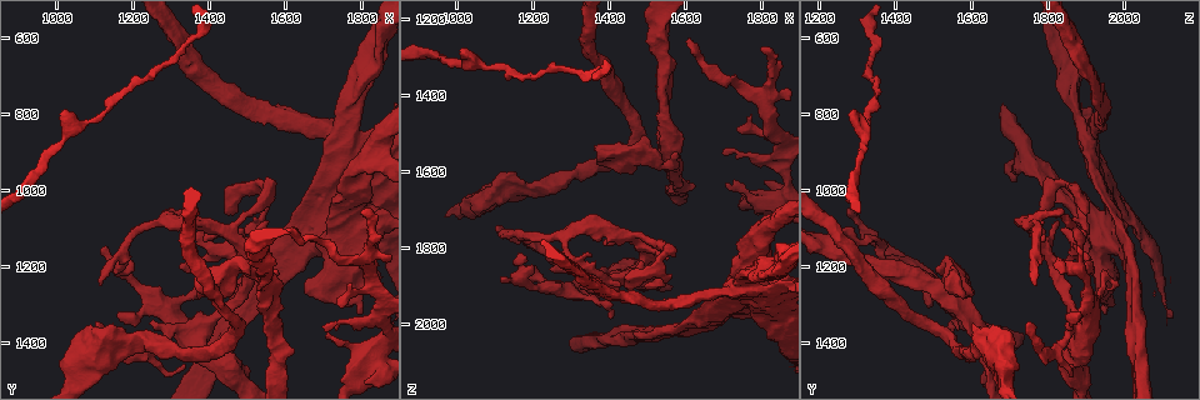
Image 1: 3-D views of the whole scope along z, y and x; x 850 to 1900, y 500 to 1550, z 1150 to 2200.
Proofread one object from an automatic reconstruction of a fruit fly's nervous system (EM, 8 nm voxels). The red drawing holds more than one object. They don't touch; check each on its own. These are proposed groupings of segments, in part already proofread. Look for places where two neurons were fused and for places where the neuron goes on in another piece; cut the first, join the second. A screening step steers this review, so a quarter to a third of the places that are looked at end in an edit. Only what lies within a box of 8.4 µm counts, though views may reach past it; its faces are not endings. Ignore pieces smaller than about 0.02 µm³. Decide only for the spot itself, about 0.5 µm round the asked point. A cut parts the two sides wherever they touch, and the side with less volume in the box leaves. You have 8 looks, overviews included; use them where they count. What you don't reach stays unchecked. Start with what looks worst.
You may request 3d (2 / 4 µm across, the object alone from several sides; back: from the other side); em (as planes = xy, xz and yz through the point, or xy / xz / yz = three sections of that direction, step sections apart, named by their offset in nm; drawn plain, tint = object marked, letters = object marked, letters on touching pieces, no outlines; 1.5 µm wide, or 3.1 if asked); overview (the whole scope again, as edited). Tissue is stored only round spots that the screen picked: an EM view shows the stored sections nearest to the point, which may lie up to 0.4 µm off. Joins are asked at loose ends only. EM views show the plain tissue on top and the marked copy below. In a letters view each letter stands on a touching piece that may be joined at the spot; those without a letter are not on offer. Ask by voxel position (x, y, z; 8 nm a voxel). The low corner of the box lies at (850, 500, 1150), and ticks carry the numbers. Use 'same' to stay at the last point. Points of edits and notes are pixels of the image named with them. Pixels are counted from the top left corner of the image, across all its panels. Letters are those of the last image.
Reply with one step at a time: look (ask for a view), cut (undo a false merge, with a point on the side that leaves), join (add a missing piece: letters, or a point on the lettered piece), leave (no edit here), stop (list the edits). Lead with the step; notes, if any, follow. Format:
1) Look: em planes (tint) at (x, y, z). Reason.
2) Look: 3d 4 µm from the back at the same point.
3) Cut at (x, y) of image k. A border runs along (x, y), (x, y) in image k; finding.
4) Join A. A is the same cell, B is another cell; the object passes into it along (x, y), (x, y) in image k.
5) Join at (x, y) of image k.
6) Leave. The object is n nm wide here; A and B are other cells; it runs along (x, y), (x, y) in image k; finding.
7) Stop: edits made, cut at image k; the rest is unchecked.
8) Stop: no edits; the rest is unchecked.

Look: 3d 2 µm at (1805, 1055, 1270). Branch stops here.

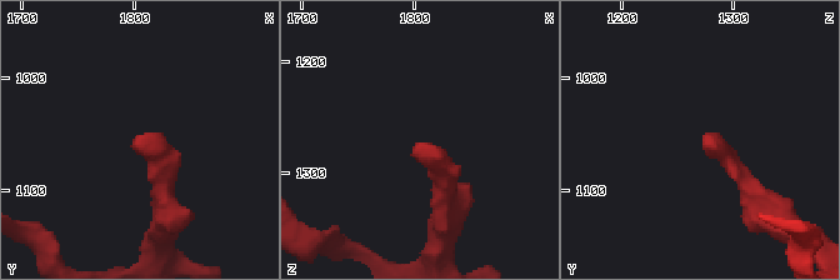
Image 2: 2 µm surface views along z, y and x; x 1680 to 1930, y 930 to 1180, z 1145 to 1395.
Look: em xy step 8 (letters) at (1806, 1050, 1272).

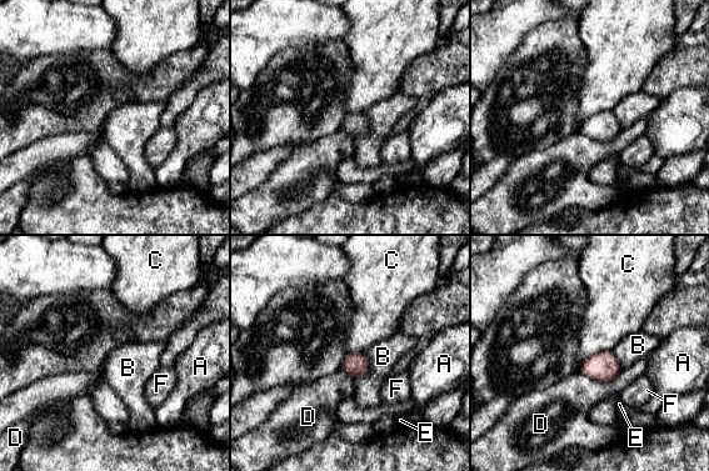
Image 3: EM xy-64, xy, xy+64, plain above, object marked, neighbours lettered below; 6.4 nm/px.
Look: em planes (letters) at the same point. Another direction.

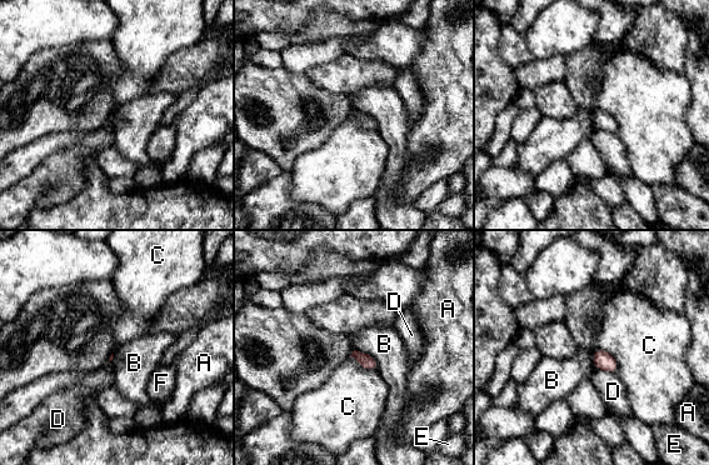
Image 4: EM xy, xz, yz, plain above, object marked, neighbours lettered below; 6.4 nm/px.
Leave. The longest contact is with B, 200 nm; A, B, C, D, E and F are other cells; a border runs along (354, 349), (369, 354), (378, 369) in image 4; no lettered piece goes on from it.

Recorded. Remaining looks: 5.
Look: em planes (letters) at (1160, 1325, 1885). Free end.

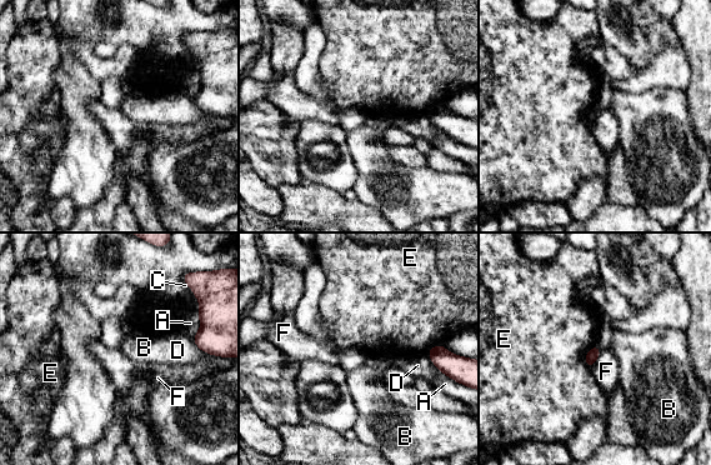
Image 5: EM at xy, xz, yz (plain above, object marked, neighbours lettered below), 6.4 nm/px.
Leave. A, B, C, D, E and F are other cells; a border runs along (602, 350), (590, 369) in image 5; no lettered piece goes on from it.

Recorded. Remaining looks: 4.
Look: 3d 2 µm at (1575, 1205, 1550). An open end.

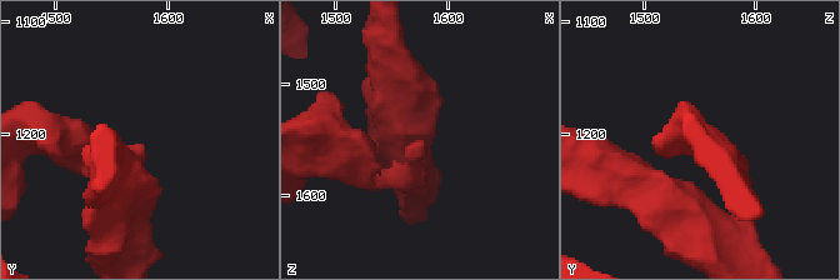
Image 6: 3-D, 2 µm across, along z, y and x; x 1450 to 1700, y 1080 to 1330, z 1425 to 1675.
Look: em xy step 4 (letters) at (1578, 1210, 1554).

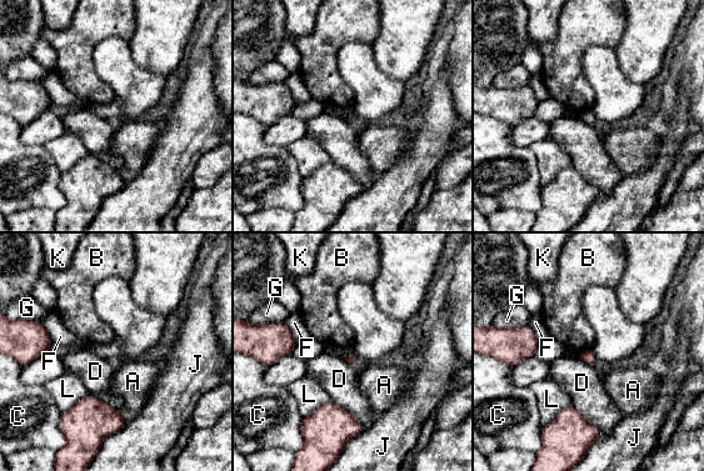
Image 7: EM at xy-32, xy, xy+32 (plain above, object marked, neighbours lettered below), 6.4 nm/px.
Leave. The longest contact is with D, 280 nm; A, B, C, D, F, G, J, K and L are other cells; a border runs along (590, 347), (575, 354) in image 7; none of them fits.

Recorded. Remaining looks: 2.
Stop: no edits; the rest is unchecked.

